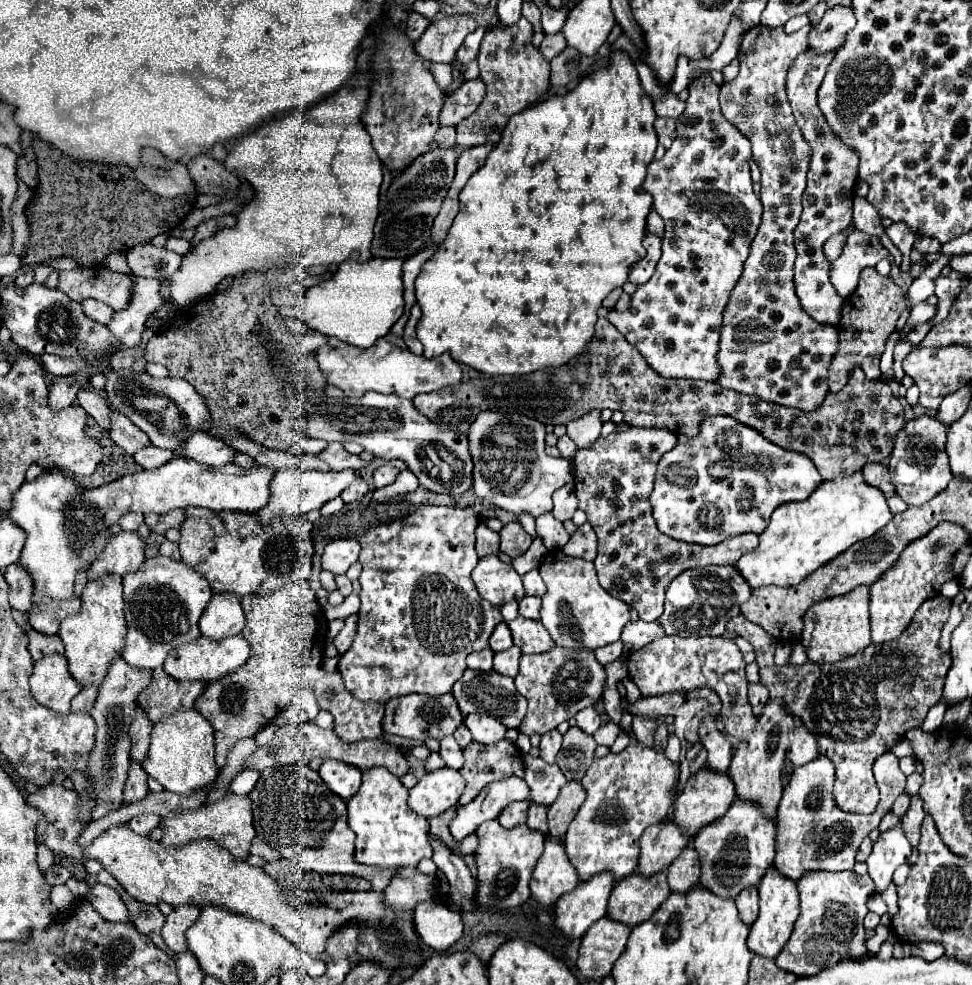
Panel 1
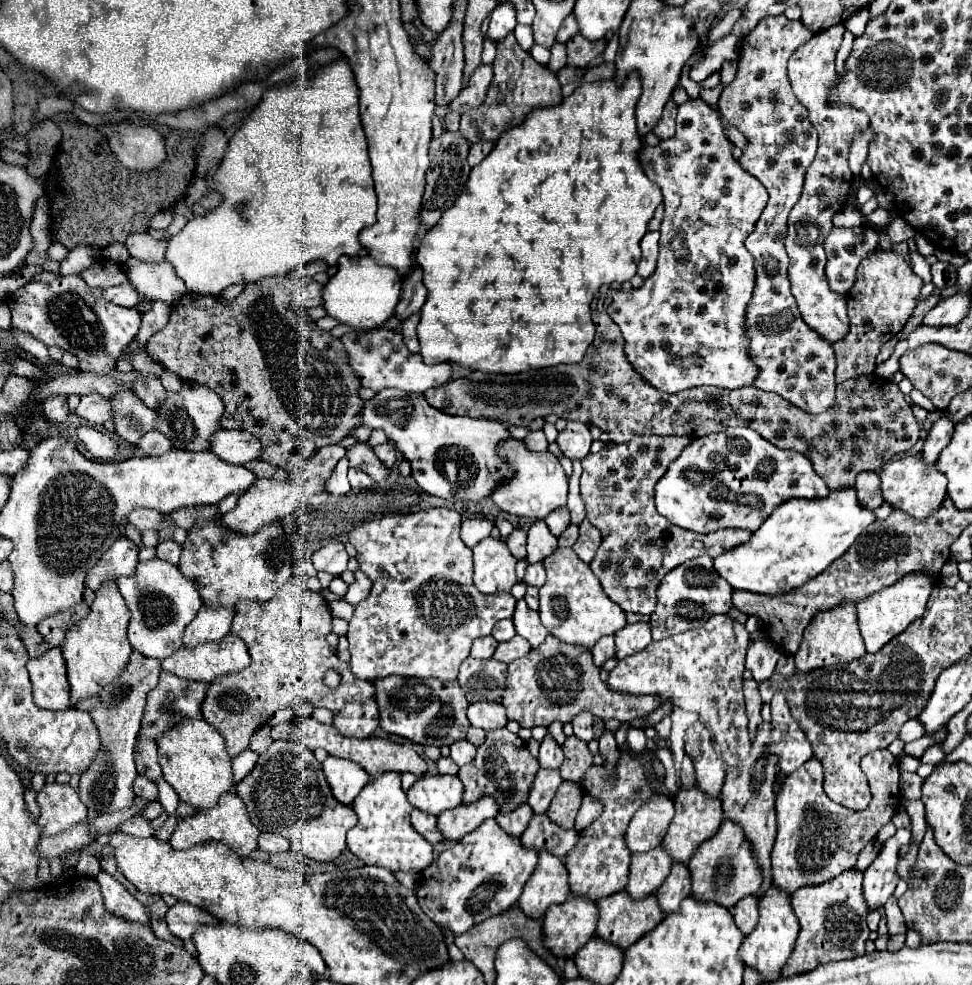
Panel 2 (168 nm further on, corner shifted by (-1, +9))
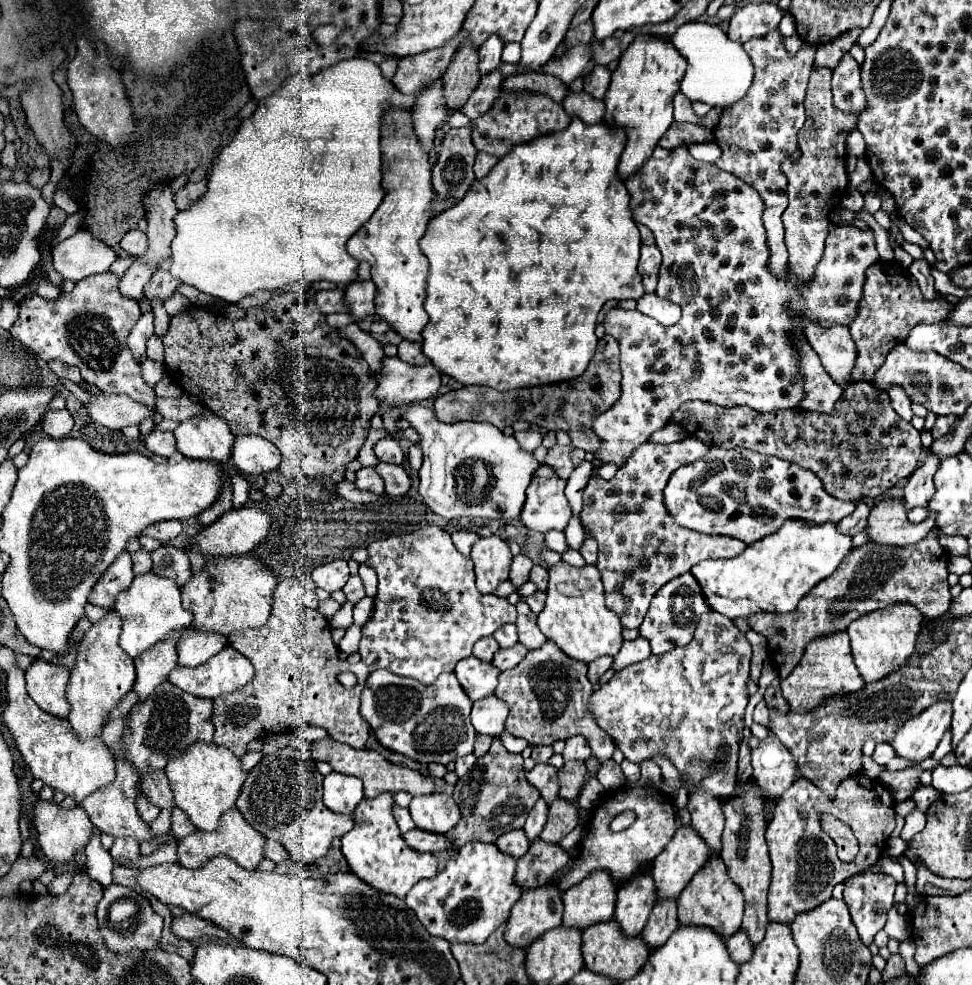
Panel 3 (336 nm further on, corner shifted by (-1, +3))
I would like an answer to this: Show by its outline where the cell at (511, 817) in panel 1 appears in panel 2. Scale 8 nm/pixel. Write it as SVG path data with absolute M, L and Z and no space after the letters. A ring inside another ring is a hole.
M525 803L525 805L521 805L519 809L515 809L515 811L507 813L507 815L501 815L501 813L499 813L499 815L497 815L497 821L501 823L501 829L507 831L509 835L521 837L523 831L527 829L531 817L533 817L533 811L531 811L531 807Z

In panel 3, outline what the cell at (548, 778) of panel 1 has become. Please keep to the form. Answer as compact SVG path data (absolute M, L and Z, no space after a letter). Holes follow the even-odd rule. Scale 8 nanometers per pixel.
M539 797L537 803L535 803L535 807L529 811L527 821L525 821L525 825L523 825L529 841L533 841L535 837L539 837L539 833L543 831L543 825L545 825L545 821L547 821L547 811L549 811L547 801L543 801L543 797Z

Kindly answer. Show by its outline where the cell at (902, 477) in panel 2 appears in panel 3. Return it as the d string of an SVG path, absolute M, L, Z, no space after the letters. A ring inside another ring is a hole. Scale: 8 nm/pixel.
M903 499L875 501L867 525L871 541L899 547L921 541L933 527L935 517L931 515L927 515L921 523L911 523L907 519L907 505L903 505Z

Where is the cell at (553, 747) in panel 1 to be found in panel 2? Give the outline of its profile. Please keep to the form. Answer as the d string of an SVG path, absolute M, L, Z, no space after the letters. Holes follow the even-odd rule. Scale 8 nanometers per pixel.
M547 735L541 743L541 751L539 751L539 767L545 769L559 769L559 765L563 763L563 751L561 747L551 739L551 735Z

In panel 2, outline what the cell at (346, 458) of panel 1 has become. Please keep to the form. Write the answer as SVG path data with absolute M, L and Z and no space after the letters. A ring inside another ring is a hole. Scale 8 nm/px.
M357 443L353 447L349 447L347 451L347 457L349 457L349 465L351 467L357 467L357 469L363 469L367 471L367 475L371 475L377 483L379 481L385 481L391 473L391 469L387 469L373 453L373 449L367 445L367 443Z

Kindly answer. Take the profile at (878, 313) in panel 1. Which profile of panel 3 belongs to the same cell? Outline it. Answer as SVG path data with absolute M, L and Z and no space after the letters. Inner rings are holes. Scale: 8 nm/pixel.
M879 261L871 265L865 273L863 297L859 301L859 313L855 321L851 321L849 331L857 345L857 359L851 371L853 381L871 381L879 367L885 361L887 347L891 343L903 343L907 333L919 323L939 323L947 317L951 303L943 297L935 301L925 301L917 279L909 273L909 269L901 267L897 261Z

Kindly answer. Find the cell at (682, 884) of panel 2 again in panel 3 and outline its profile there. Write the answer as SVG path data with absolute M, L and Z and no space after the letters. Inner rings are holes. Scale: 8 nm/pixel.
M657 899L641 937L649 943L649 947L653 951L653 949L661 947L677 927L679 927L677 901L675 899Z

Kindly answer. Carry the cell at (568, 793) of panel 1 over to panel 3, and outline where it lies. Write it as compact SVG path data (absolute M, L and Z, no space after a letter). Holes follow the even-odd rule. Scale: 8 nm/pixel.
M557 797L549 805L549 819L541 833L541 839L547 843L557 843L565 835L569 835L577 827L577 823L579 823L579 811L575 803L563 801L561 797Z

